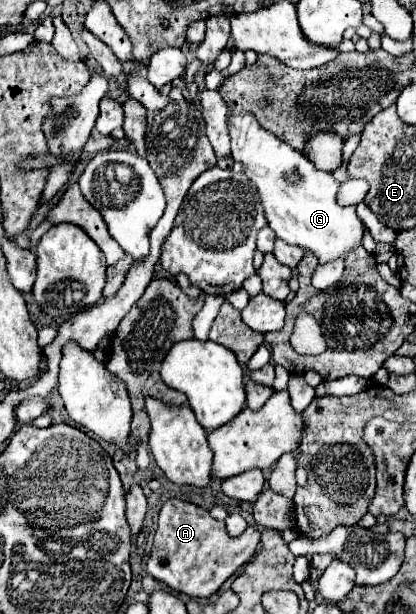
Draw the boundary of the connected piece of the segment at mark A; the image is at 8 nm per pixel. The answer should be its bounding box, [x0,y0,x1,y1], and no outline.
[149,499,261,597]

